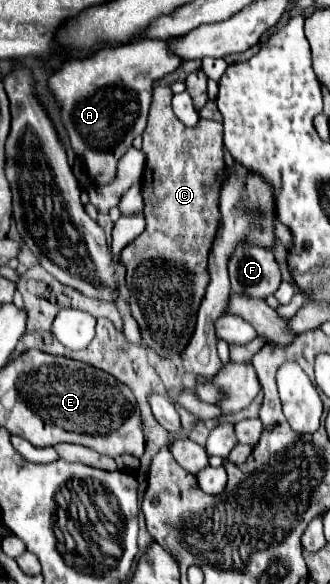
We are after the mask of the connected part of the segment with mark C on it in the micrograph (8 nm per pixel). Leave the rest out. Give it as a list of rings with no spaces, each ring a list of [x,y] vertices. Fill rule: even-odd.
[[[169,86],[153,90],[147,128],[143,132],[143,152],[147,156],[147,172],[143,174],[145,222],[147,228],[121,252],[121,262],[127,270],[129,306],[141,328],[143,342],[163,358],[181,356],[189,336],[193,336],[199,302],[209,284],[207,254],[219,228],[219,186],[225,170],[223,160],[223,126],[219,122],[200,118],[195,128],[187,128],[171,110],[173,92]]]

